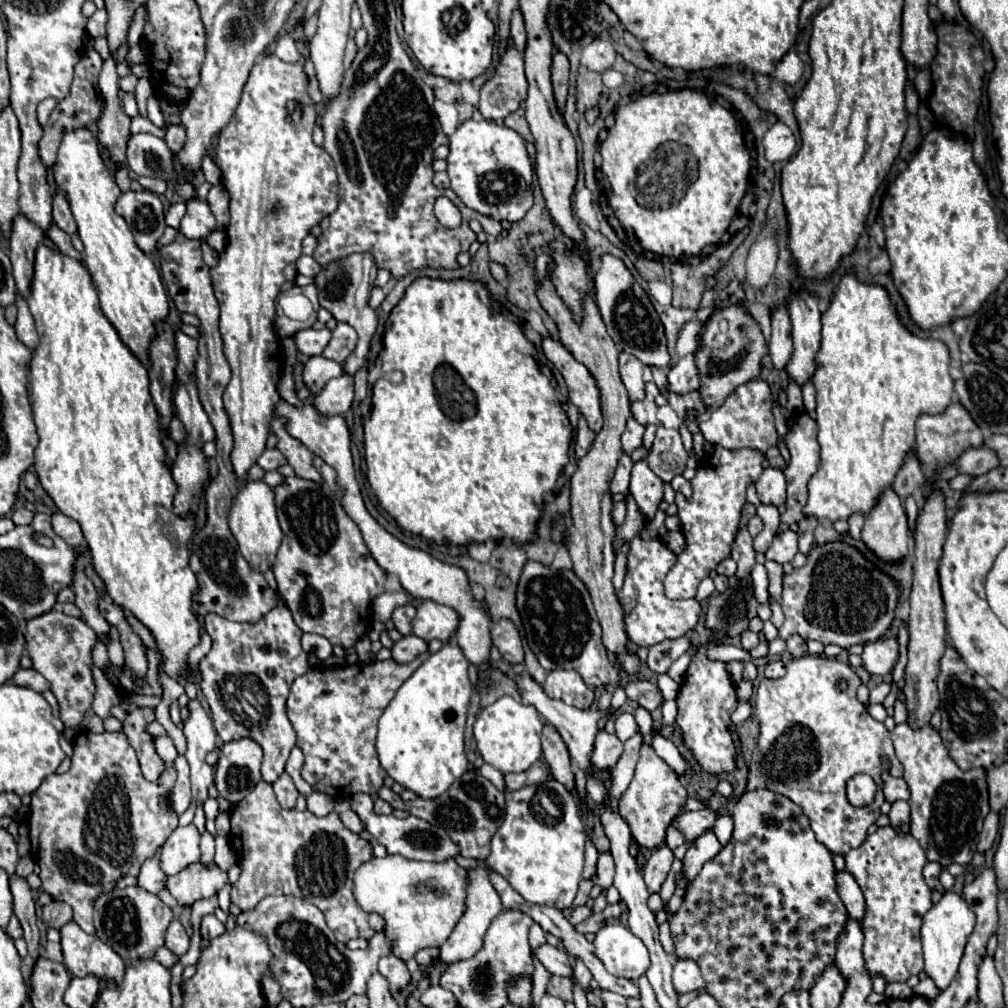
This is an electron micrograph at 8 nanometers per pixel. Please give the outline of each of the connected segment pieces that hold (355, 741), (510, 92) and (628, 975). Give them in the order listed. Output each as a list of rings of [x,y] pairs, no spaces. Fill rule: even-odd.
[[[422,653],[417,659],[405,665],[397,665],[395,661],[371,661],[371,663],[355,663],[355,665],[347,665],[347,667],[311,667],[305,675],[297,677],[295,683],[291,685],[291,693],[289,693],[289,705],[287,705],[287,717],[297,733],[297,745],[301,747],[303,755],[305,755],[305,763],[301,769],[301,777],[313,787],[313,791],[323,791],[335,799],[347,799],[353,793],[377,793],[383,787],[383,779],[385,779],[385,771],[381,769],[379,761],[377,761],[377,751],[375,751],[375,737],[377,737],[377,717],[381,717],[381,713],[385,711],[385,705],[389,705],[389,701],[393,699],[393,693],[397,693],[397,689],[401,687],[401,681],[406,681],[415,670],[429,658],[431,653]]]
[[[509,37],[507,51],[503,53],[495,75],[481,87],[481,101],[477,109],[483,119],[503,123],[503,119],[517,111],[525,99],[527,79],[523,69],[523,53],[513,43],[513,37]]]
[[[609,923],[597,931],[593,941],[595,955],[601,959],[605,969],[615,977],[637,981],[649,969],[649,951],[643,941],[637,939],[627,927]]]

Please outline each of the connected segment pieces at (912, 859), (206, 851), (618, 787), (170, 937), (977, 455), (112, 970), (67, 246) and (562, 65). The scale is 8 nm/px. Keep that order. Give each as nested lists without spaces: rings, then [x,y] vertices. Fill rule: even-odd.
[[[881,827],[873,835],[867,835],[861,847],[851,849],[845,855],[847,871],[855,877],[859,883],[865,901],[867,901],[867,913],[863,919],[863,933],[865,933],[865,945],[863,945],[863,957],[867,963],[867,969],[871,975],[881,973],[887,981],[907,981],[911,975],[917,975],[923,971],[923,957],[921,957],[921,921],[923,915],[933,907],[931,903],[931,889],[927,887],[923,879],[923,867],[927,865],[925,851],[917,843],[913,835],[899,835],[891,827]]]
[[[207,830],[201,835],[200,850],[200,862],[206,866],[212,866],[214,863],[215,855],[215,839]]]
[[[637,731],[631,739],[625,741],[625,751],[623,751],[619,763],[611,769],[611,777],[613,777],[613,805],[617,805],[621,793],[631,783],[633,769],[635,769],[635,763],[637,763],[641,745],[643,745],[643,733]]]
[[[173,919],[165,931],[165,947],[177,953],[179,957],[189,949],[189,935],[177,919]]]
[[[985,447],[969,449],[957,459],[957,469],[959,469],[961,475],[979,477],[979,475],[989,473],[989,469],[995,469],[995,467],[999,467],[997,455],[991,449],[985,449]]]
[[[75,921],[61,927],[61,945],[63,961],[71,975],[87,977],[93,973],[97,979],[107,983],[121,983],[125,975],[125,961],[97,935],[85,933]]]
[[[51,225],[51,229],[49,229],[49,237],[51,237],[51,239],[53,239],[53,243],[57,245],[59,253],[69,255],[69,257],[73,257],[73,259],[81,261],[81,253],[77,253],[77,251],[73,249],[73,245],[71,245],[71,237],[69,237],[67,233],[61,233],[61,229],[57,229],[55,225]]]
[[[559,49],[553,55],[551,81],[553,81],[553,91],[555,91],[557,105],[563,111],[563,105],[565,105],[565,99],[567,99],[567,89],[569,89],[569,59]]]

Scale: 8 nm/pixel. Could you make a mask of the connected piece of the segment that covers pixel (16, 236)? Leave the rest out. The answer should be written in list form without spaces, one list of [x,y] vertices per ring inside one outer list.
[[[17,215],[11,229],[11,247],[9,247],[9,259],[13,263],[13,277],[17,283],[17,291],[23,299],[31,293],[31,281],[33,281],[33,265],[35,265],[35,251],[43,239],[41,229],[33,225],[23,215]]]

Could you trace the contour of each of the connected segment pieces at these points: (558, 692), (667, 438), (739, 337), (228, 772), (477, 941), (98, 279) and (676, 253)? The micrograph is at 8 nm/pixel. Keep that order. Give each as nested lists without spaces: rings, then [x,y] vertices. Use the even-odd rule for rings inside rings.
[[[551,671],[543,683],[543,691],[551,699],[561,699],[577,709],[589,709],[593,703],[593,691],[577,671]]]
[[[663,425],[657,429],[657,437],[649,449],[647,465],[651,471],[661,477],[663,481],[671,481],[677,473],[681,475],[685,471],[689,455],[683,449],[681,437],[677,429],[665,429]],[[679,465],[679,467],[677,467]]]
[[[743,303],[729,305],[713,313],[707,331],[703,333],[703,347],[695,353],[697,367],[701,373],[701,395],[707,405],[721,405],[725,393],[751,381],[761,371],[761,359],[767,353],[765,339],[757,321],[747,313]]]
[[[243,737],[223,745],[221,759],[215,767],[215,785],[221,797],[229,799],[231,803],[241,801],[249,789],[261,779],[259,775],[261,765],[261,745],[251,739]]]
[[[487,867],[469,871],[469,879],[471,881],[469,881],[469,893],[467,893],[467,911],[461,917],[461,921],[457,923],[457,927],[453,929],[453,933],[449,935],[449,939],[439,947],[439,963],[451,965],[451,963],[457,963],[457,961],[473,957],[481,949],[481,941],[483,941],[483,935],[485,935],[489,923],[493,921],[495,915],[499,915],[503,911],[499,895],[493,889],[493,885],[489,883],[487,871],[489,871]]]
[[[87,127],[63,131],[57,161],[51,171],[57,189],[67,195],[71,213],[75,217],[79,237],[85,245],[83,263],[91,273],[93,285],[97,287],[101,309],[117,329],[123,343],[139,357],[145,367],[149,367],[147,347],[155,335],[155,323],[165,319],[169,313],[167,293],[151,257],[137,247],[125,219],[119,217],[113,209],[121,189],[101,157],[97,137]]]
[[[688,88],[663,95],[651,93],[645,97],[637,97],[627,105],[619,105],[615,111],[615,125],[609,129],[599,153],[603,171],[601,187],[617,221],[623,225],[625,231],[633,231],[645,251],[673,259],[679,259],[681,255],[693,257],[705,247],[719,243],[739,209],[739,203],[747,189],[747,177],[750,176],[750,152],[743,145],[743,135],[735,117],[717,101],[711,103],[703,93]]]

